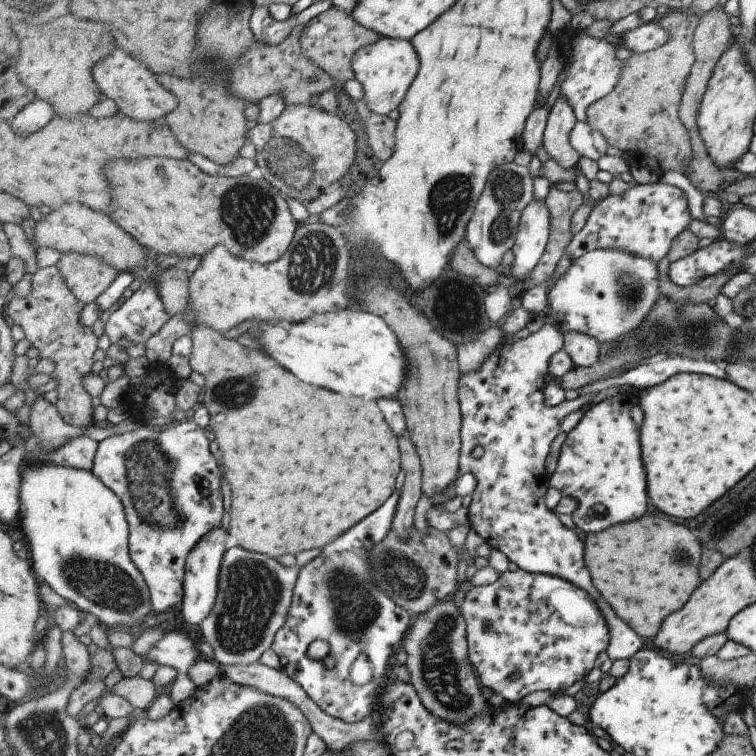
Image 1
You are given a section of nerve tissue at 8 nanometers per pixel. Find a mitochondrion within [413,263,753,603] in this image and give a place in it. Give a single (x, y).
(694, 330)

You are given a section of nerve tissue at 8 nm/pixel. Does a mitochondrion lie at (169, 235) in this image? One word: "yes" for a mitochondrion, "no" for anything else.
no

